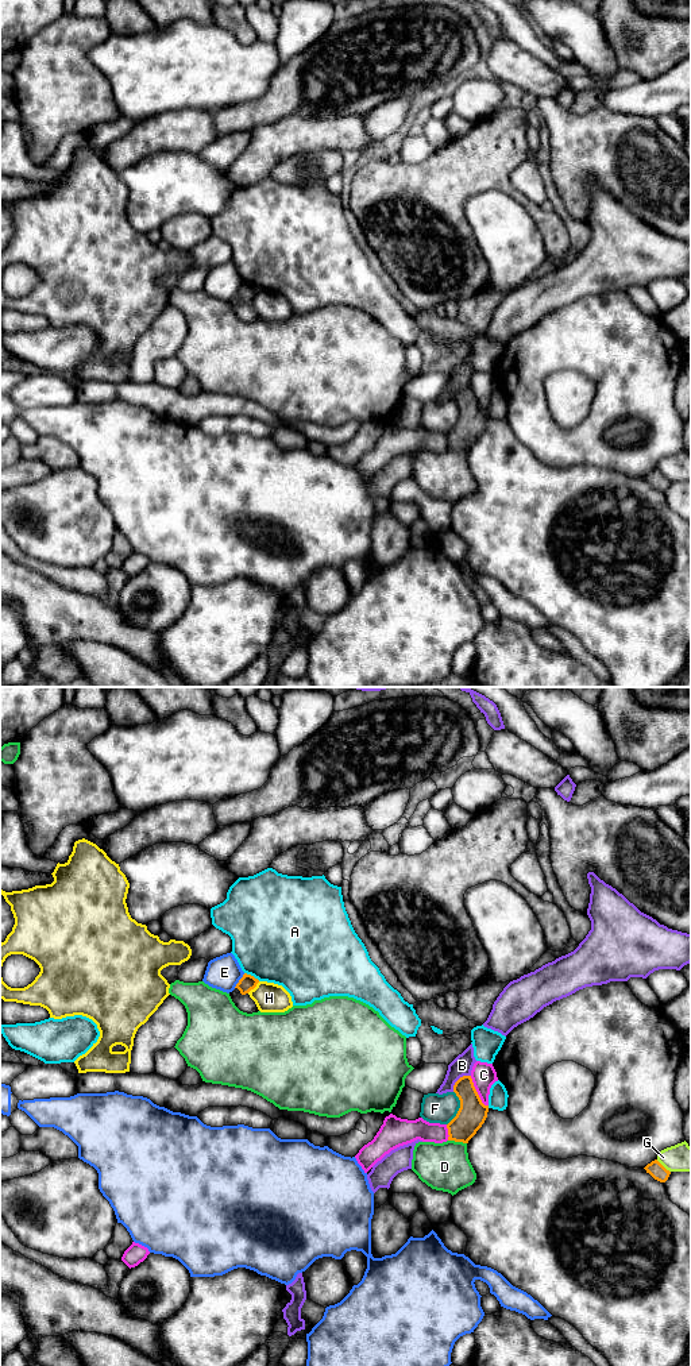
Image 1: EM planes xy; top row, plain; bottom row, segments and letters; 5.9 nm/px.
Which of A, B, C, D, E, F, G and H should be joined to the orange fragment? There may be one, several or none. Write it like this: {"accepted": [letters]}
{"accepted": []}

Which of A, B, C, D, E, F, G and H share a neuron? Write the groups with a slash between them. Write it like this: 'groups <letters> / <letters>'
groups A / B / C / D / E / F / G / H

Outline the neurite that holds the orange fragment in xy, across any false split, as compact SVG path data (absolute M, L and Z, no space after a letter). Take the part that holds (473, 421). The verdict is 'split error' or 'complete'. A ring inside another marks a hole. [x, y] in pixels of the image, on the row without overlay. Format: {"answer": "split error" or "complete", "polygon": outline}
{"answer": "complete", "polygon": "M471 385L460 386L453 394L453 401L460 409L460 417L447 433L448 449L468 452L485 432L489 414L482 412Z"}

